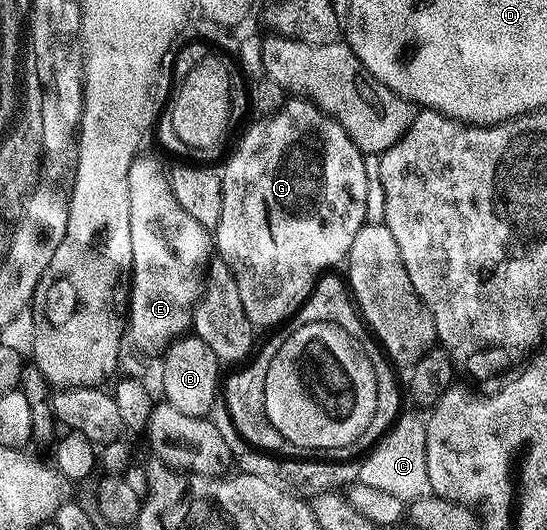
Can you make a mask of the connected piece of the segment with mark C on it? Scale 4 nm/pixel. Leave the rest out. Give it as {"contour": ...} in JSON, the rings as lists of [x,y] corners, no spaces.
{"contour":[[[398,415],[397,422],[389,428],[378,443],[360,460],[360,483],[372,485],[383,493],[392,493],[395,497],[412,501],[427,499],[433,495],[431,477],[427,477],[427,437],[425,419],[422,416]]]}

